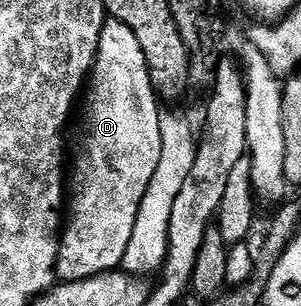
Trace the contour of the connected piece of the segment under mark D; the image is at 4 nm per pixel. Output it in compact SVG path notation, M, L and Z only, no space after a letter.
M107 18L101 33L100 45L98 46L98 57L94 62L94 70L90 72L88 86L84 91L84 103L86 108L82 111L82 136L78 139L78 148L72 151L72 170L68 175L68 218L60 231L60 242L58 244L58 265L56 275L63 283L75 283L84 281L88 277L96 277L105 271L116 271L121 268L124 261L124 253L128 250L128 241L132 241L132 229L136 229L136 213L140 213L140 205L144 201L144 193L148 193L148 185L152 185L152 177L156 177L156 165L160 165L160 153L162 152L162 134L160 133L160 121L163 112L158 111L159 96L154 90L150 80L150 70L146 64L144 53L140 49L140 41L136 41L136 33L128 29L118 19Z

